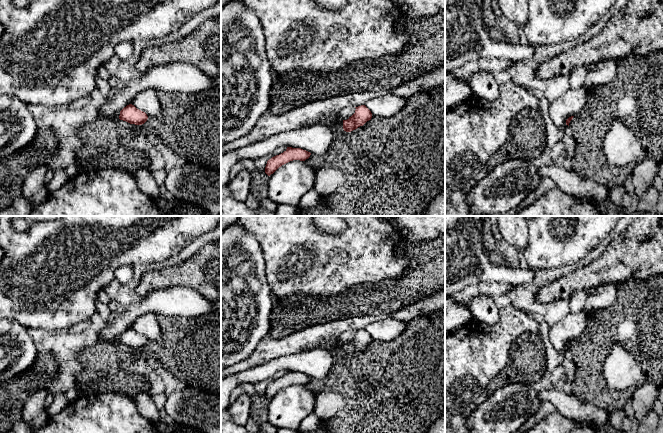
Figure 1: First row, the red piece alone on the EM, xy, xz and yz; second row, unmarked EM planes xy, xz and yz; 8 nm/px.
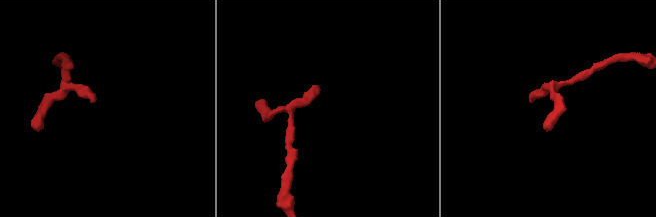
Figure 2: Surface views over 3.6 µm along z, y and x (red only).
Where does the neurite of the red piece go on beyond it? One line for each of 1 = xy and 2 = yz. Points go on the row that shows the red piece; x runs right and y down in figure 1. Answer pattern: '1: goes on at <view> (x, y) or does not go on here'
1: does not go on here
2: does not go on here

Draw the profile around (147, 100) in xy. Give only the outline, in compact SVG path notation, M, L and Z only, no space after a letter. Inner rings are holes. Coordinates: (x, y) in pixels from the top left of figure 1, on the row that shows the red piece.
M152 88L139 92L132 100L131 104L145 112L148 117L158 118L163 113L157 91Z

